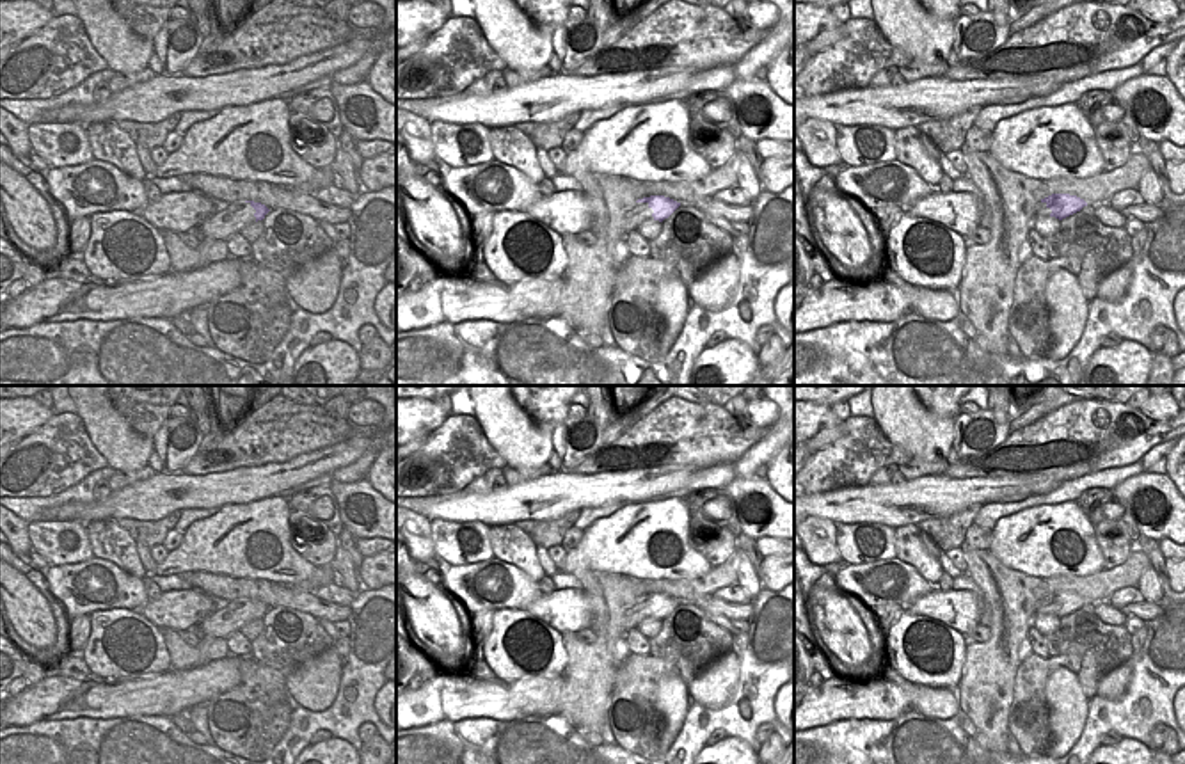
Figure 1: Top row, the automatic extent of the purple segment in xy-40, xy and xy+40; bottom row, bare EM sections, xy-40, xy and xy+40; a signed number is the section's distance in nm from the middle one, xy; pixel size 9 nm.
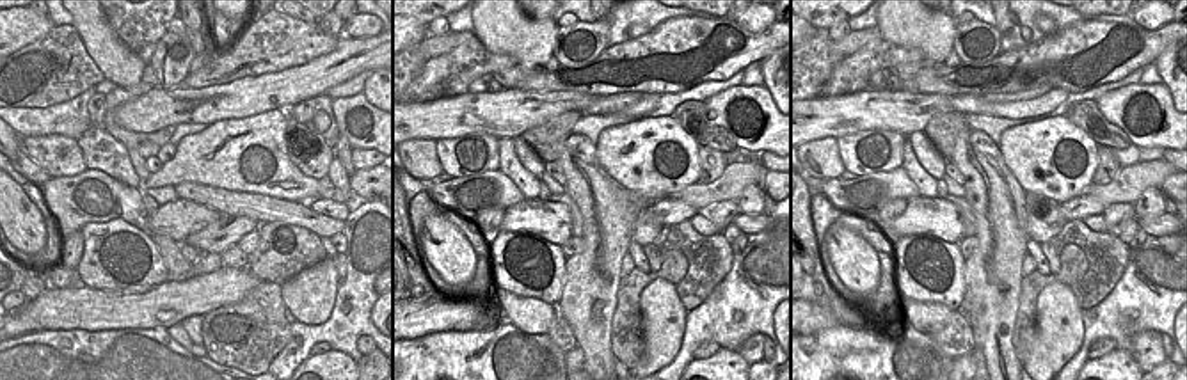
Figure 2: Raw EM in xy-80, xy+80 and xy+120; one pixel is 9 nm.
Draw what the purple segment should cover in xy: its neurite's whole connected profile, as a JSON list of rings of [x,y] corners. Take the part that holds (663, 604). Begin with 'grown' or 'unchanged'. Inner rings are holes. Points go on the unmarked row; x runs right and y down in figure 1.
grown; [[[650,593],[650,595],[638,597],[622,608],[620,625],[624,633],[627,633],[629,629],[638,627],[638,624],[643,618],[652,617],[663,620],[679,604],[680,601],[664,593]]]

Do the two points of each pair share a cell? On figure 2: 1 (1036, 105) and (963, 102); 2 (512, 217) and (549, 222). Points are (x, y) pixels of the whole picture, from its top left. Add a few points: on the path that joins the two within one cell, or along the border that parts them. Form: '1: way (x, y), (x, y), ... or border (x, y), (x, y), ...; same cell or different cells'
1: way (1019, 109), (987, 109), (981, 105); same cell
2: way (521, 217), (541, 217); same cell

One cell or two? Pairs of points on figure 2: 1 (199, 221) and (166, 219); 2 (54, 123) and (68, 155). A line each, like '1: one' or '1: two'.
1: one
2: two

